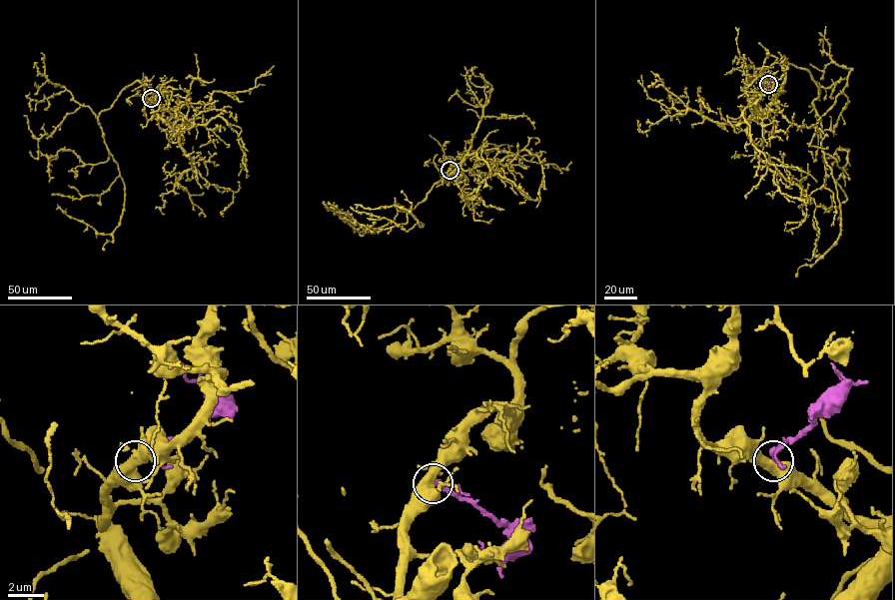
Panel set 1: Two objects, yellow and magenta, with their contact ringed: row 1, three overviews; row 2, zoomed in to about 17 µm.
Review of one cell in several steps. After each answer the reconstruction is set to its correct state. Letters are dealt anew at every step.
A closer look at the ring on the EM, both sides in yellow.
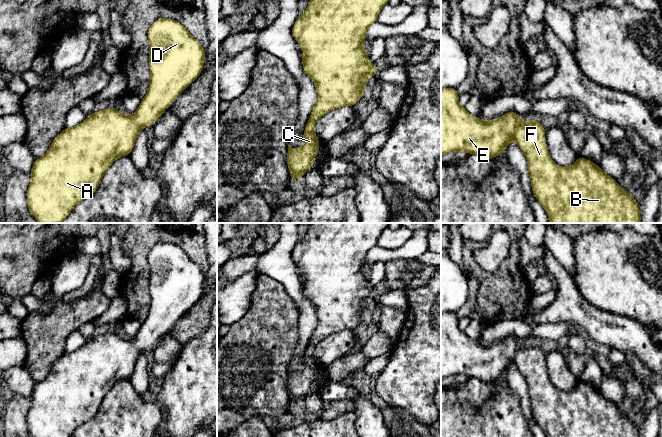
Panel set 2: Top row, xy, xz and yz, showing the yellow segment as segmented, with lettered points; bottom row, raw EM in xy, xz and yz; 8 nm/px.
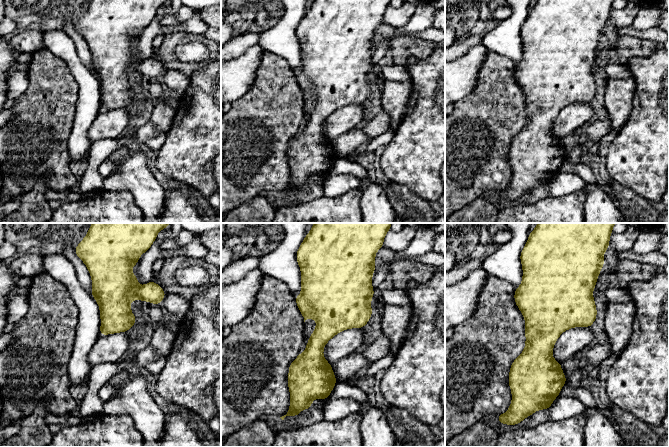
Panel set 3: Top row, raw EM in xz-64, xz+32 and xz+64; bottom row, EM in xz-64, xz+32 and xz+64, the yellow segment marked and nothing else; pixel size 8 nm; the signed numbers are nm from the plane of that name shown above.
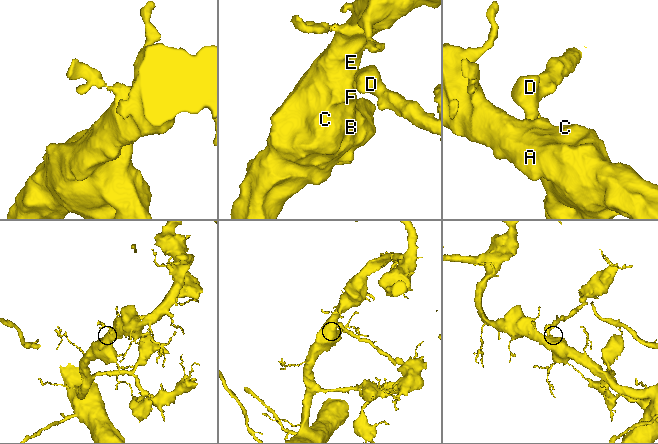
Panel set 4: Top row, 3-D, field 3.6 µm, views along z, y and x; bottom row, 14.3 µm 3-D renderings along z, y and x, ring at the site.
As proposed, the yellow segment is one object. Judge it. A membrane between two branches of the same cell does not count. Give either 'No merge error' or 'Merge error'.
No merge error

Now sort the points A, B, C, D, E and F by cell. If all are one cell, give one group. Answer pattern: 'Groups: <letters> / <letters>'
Groups: A B C D E F

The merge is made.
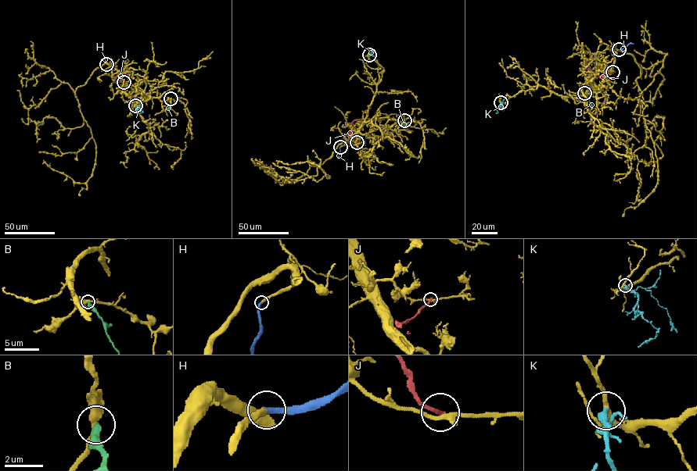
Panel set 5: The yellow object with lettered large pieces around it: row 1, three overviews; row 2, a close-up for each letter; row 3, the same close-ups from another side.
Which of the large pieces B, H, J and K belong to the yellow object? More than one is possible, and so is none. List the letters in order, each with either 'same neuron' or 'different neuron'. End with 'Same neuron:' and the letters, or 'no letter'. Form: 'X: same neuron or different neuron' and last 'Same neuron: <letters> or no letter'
B: different neuron
H: same neuron
J: different neuron
K: different neuron
Same neuron: H

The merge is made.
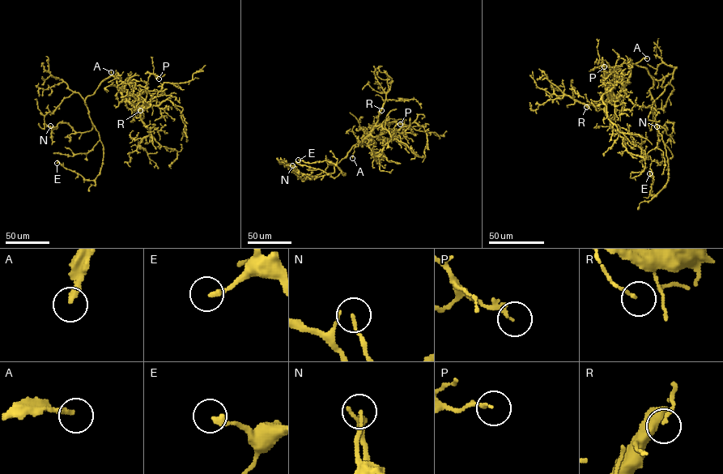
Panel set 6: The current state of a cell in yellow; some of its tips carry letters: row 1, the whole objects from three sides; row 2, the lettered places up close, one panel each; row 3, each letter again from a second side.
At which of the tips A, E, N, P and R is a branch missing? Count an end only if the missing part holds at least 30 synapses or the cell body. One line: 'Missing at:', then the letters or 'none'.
Missing at: none

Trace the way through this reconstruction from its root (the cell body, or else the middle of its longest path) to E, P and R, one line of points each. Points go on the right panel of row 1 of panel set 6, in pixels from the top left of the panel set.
E: (646, 69), (653, 79), (649, 92), (668, 168), (666, 184), (655, 195), (650, 194), (653, 181), (649, 173)
P: (646, 69), (631, 62), (626, 83), (616, 95), (610, 96), (603, 83), (602, 61), (604, 66)
R: (646, 69), (631, 62), (628, 66), (630, 75), (616, 95), (598, 104), (584, 104), (586, 107)

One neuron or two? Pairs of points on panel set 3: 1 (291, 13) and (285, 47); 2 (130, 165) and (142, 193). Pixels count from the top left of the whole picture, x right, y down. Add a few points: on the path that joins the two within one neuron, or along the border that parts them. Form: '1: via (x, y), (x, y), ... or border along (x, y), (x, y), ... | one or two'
1: via (289, 21), (285, 27), (285, 39) | one
2: via (132, 172), (142, 186) | one

